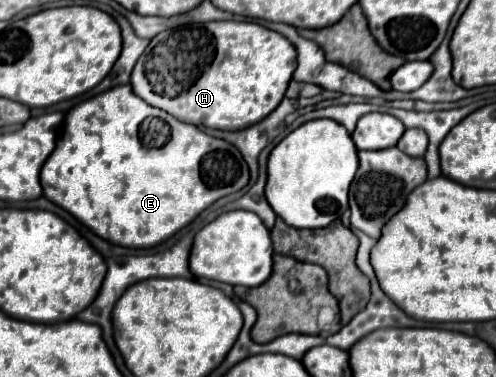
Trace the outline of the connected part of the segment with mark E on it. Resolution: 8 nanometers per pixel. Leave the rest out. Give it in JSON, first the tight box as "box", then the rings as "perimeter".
{"box":[40,84,248,248],"perimeter":[[[130,84],[110,88],[70,108],[64,120],[64,136],[40,172],[42,190],[50,202],[68,210],[96,236],[126,248],[162,244],[218,198],[242,190],[248,178],[248,166],[236,146],[146,104],[132,92]]]}

